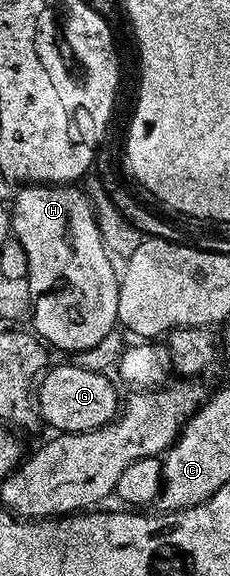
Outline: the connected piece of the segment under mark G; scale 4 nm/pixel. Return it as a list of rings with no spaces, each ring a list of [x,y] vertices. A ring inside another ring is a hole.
[[[54,366],[45,371],[36,390],[39,419],[58,434],[79,434],[108,424],[120,413],[118,390],[106,374],[86,366]]]

